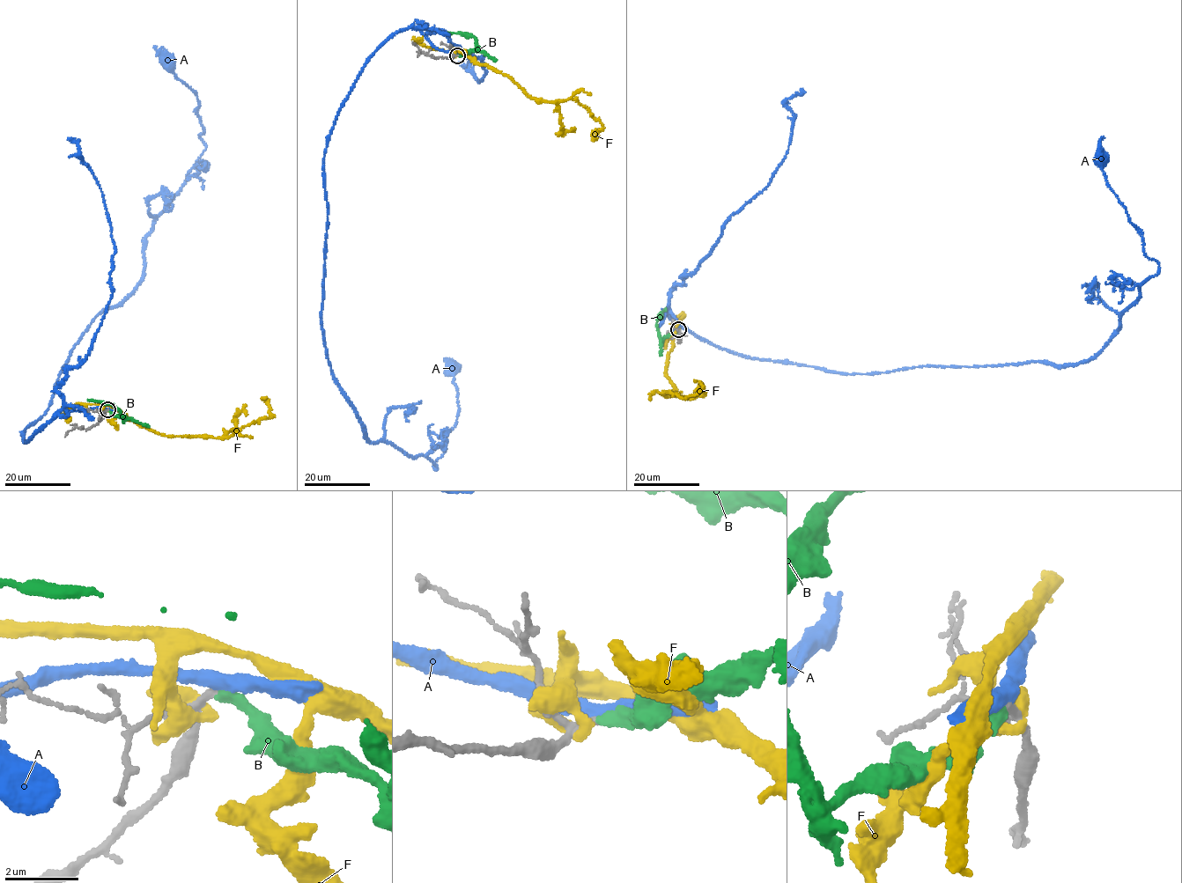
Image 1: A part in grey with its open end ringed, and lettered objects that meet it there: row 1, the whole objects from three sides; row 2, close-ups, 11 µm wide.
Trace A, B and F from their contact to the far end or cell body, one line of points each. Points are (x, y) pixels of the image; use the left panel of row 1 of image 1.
A: (107, 409), (61, 410), (24, 441), (89, 326), (139, 283), (152, 221), (204, 150), (196, 95), (168, 62)
B: (107, 409), (122, 418), (122, 415), (112, 404), (87, 399)
F: (106, 410), (104, 407), (114, 408), (131, 420), (173, 437), (223, 438), (272, 417), (262, 399), (266, 396)

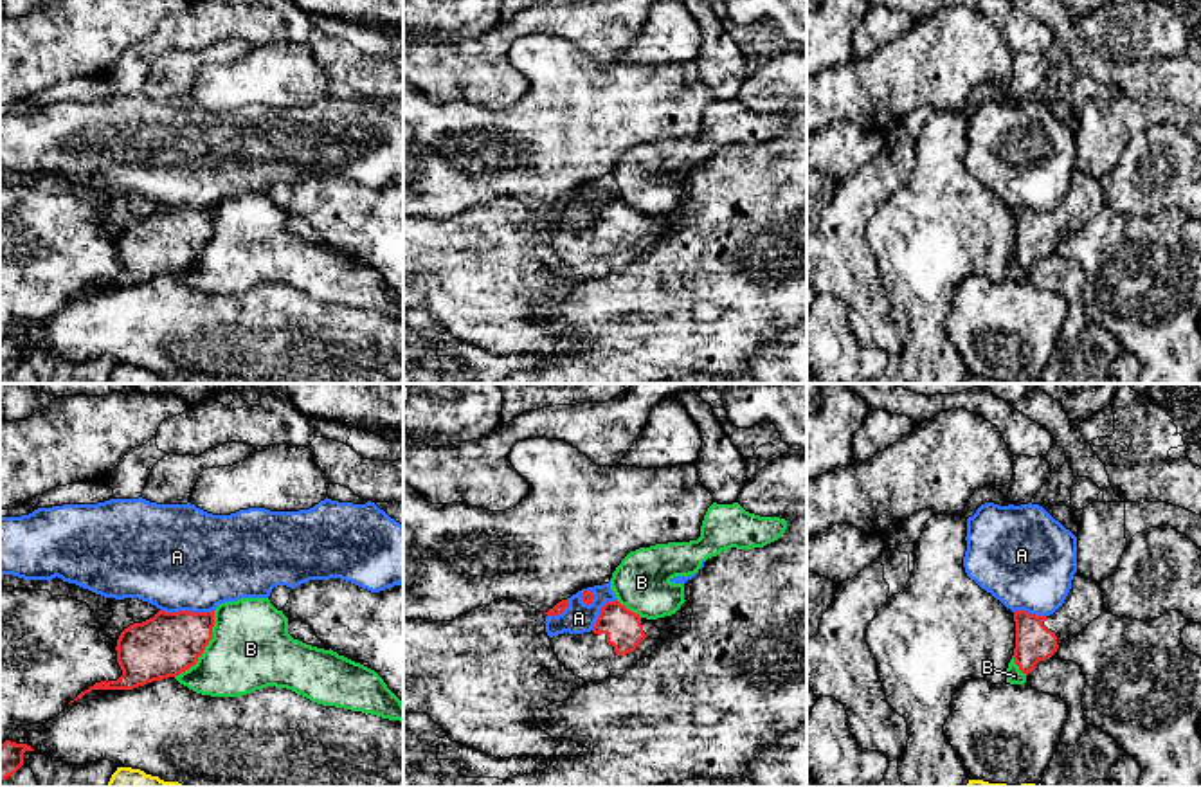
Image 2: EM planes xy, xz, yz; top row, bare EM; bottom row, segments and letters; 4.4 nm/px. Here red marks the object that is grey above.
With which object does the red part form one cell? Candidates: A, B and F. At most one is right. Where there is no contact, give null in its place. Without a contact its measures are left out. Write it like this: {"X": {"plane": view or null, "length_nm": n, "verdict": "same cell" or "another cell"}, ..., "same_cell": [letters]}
{"A": {"plane": "xy", "length_nm": 240, "verdict": "another cell"}, "B": {"plane": "xy", "length_nm": 360, "verdict": "another cell"}, "F": {"plane": null, "verdict": "another cell"}, "same_cell": []}

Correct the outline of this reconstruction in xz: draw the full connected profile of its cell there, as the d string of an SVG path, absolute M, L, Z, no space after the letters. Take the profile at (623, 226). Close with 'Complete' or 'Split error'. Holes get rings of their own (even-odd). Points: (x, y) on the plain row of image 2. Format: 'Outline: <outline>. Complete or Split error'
Outline: M614 196L601 204L591 229L553 232L551 245L567 267L591 279L623 272L657 247L659 234L650 216Z. Split error

